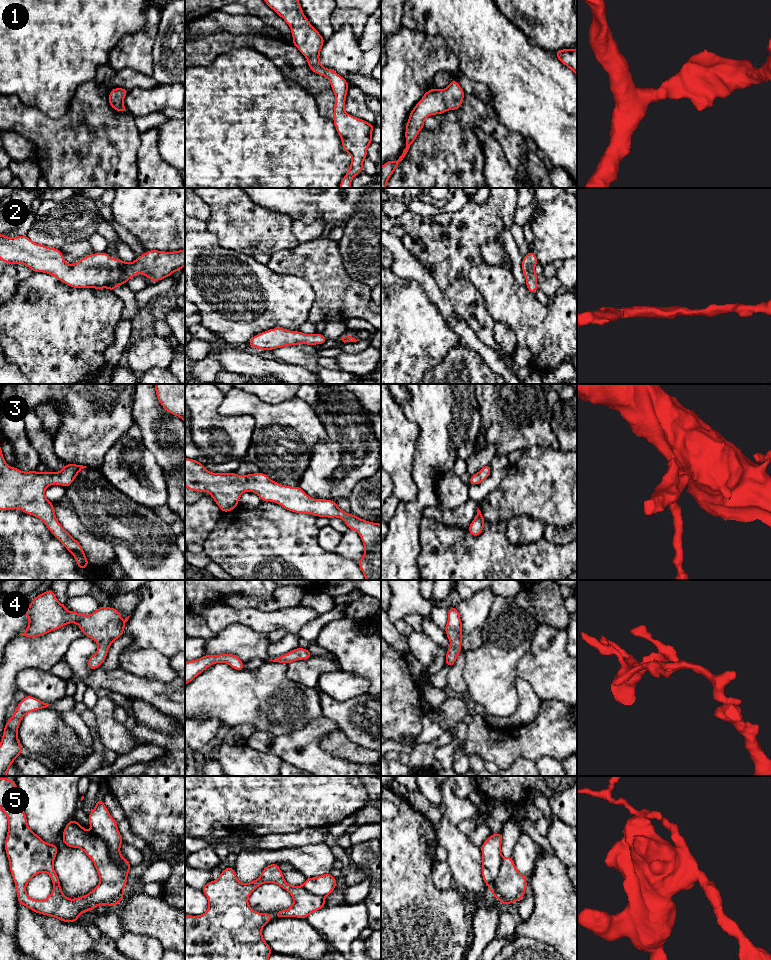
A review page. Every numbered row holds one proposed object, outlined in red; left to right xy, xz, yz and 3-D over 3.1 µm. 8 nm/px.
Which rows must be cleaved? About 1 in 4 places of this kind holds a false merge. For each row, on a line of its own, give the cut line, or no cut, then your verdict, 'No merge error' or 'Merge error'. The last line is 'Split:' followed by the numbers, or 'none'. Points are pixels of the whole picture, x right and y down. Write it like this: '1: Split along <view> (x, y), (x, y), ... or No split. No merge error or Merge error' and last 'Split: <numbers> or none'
1: No split. No merge error
2: No split. No merge error
3: No split. No merge error
4: No split. No merge error
5: Split along xy (91, 830), (105, 842), (109, 857), (121, 868), (127, 877). Merge error
Split: 5

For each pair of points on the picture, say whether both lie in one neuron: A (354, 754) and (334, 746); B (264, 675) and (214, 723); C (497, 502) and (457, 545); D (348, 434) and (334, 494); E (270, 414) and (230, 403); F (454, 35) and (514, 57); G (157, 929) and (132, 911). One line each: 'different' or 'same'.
A: same
B: different
C: different
D: same
E: same
F: same
G: same

